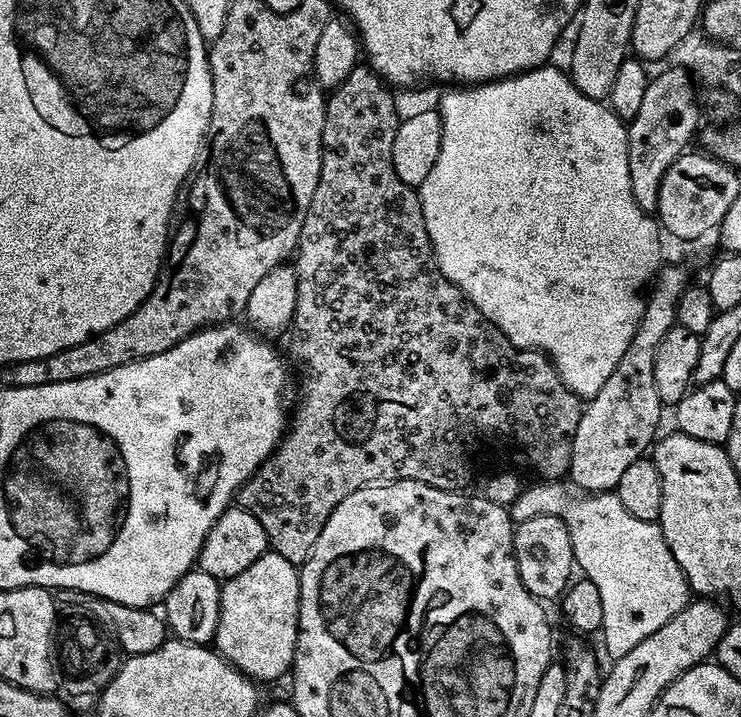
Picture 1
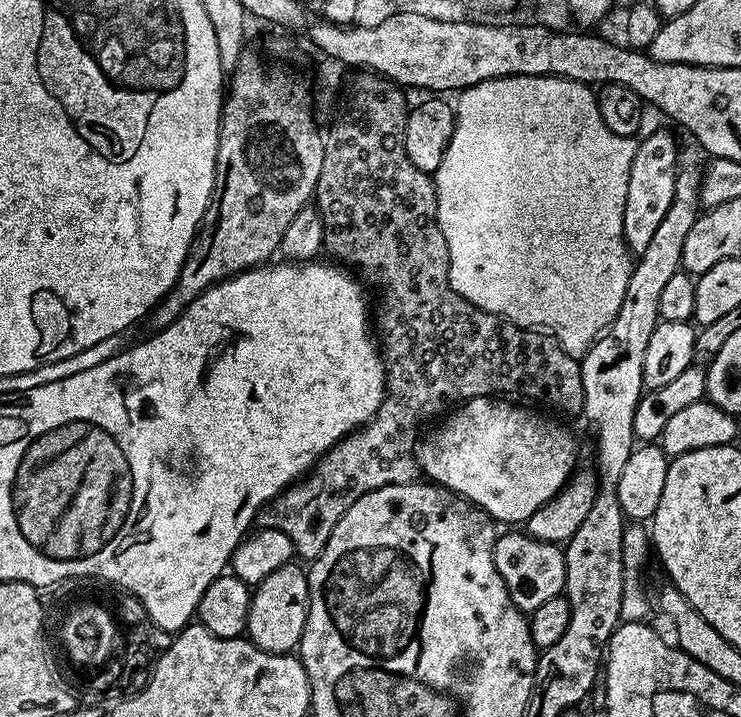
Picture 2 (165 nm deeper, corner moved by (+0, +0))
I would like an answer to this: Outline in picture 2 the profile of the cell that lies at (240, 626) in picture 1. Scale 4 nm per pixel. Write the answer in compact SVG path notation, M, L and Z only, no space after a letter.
M296 562L284 564L273 576L268 576L263 582L255 585L250 602L246 636L262 650L292 654L299 649L310 610L308 574L299 566L301 567Z

